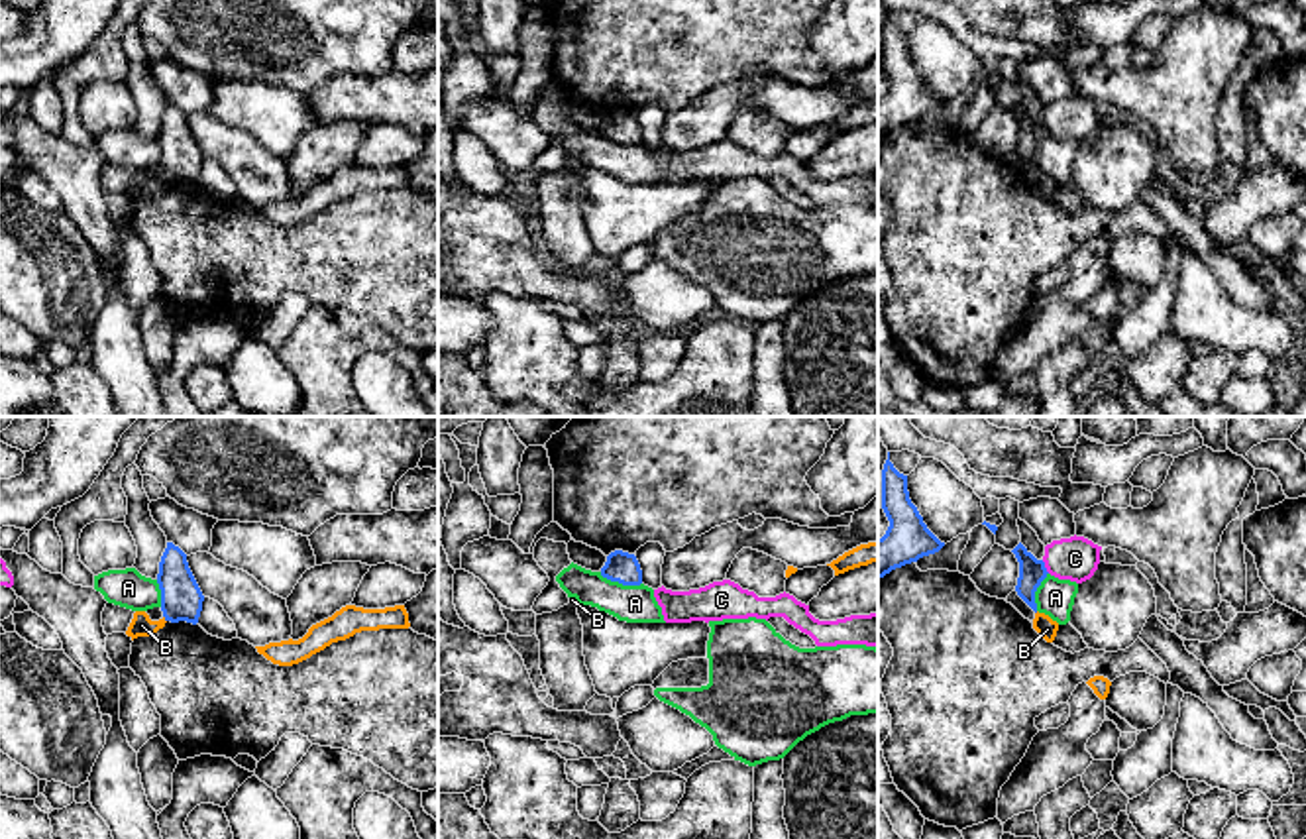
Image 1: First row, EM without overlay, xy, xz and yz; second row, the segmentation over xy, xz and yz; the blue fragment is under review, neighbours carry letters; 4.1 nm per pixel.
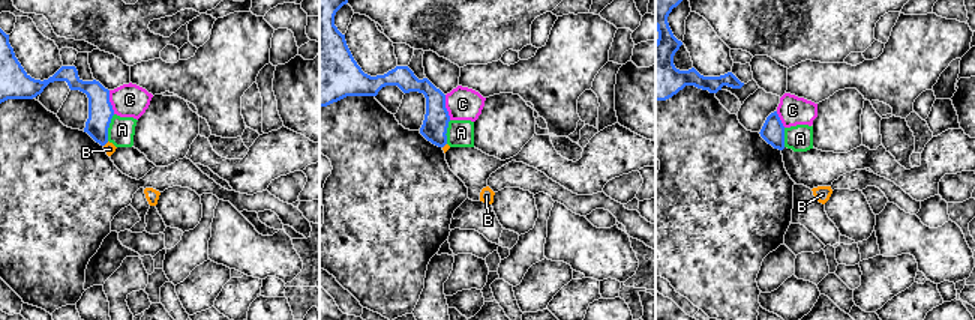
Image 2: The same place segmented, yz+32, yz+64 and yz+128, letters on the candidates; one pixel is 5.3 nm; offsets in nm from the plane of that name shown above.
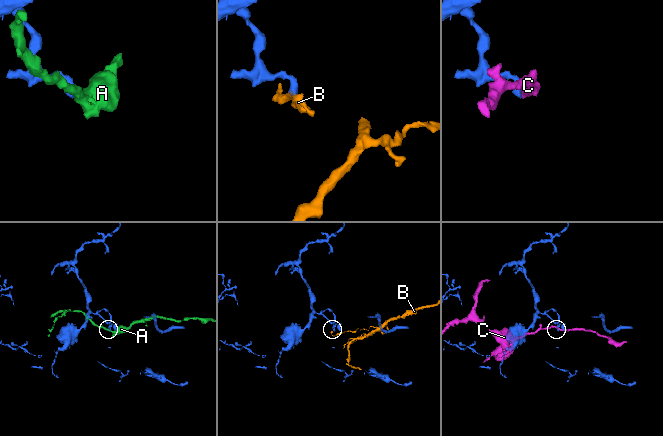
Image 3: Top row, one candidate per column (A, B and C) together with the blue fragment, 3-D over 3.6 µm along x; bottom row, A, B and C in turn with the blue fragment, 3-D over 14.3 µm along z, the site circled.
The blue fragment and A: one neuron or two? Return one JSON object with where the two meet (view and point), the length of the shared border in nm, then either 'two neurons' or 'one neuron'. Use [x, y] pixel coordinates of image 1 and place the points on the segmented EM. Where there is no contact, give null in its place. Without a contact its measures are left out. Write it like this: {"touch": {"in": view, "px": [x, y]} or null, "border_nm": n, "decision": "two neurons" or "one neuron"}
{"touch": {"in": "xz", "px": [621, 582]}, "border_nm": 180, "decision": "two neurons"}

